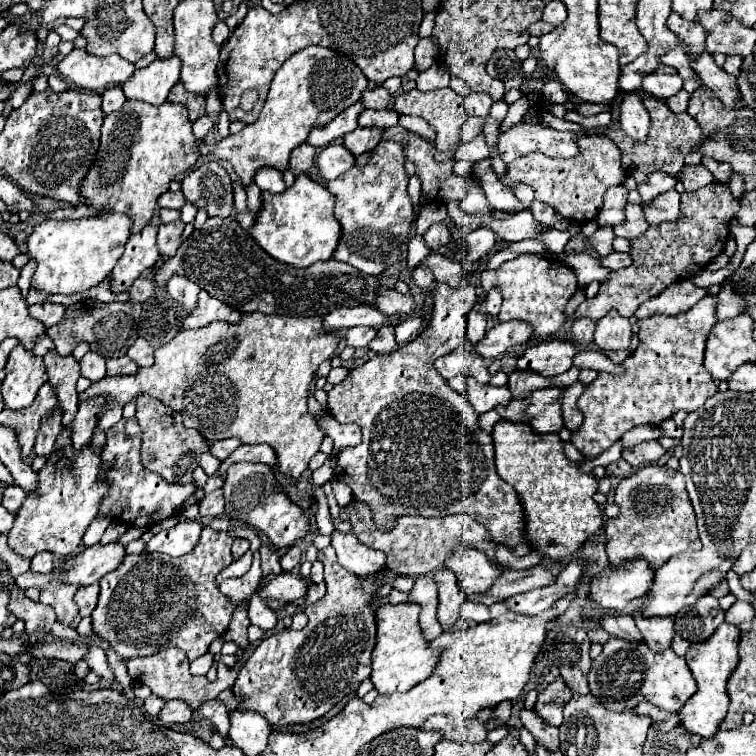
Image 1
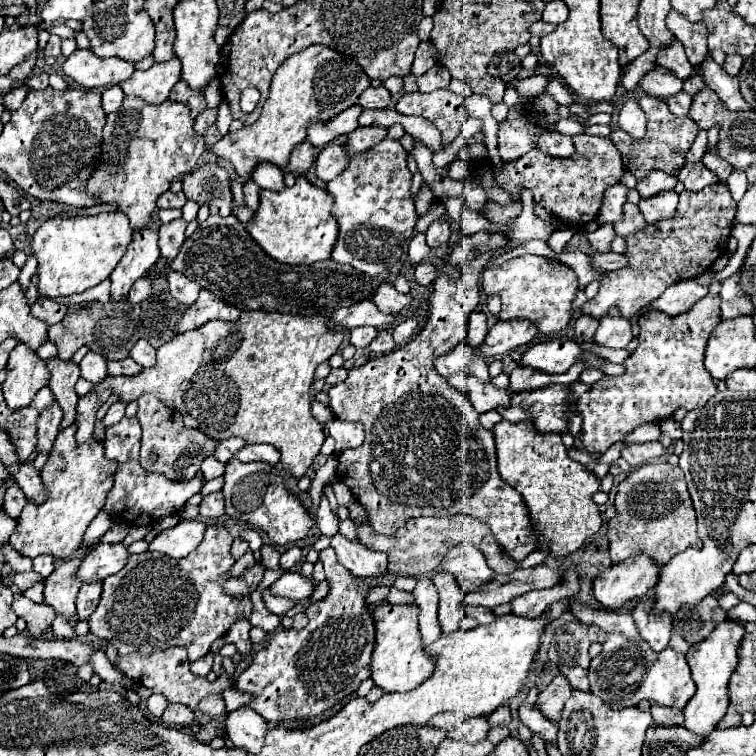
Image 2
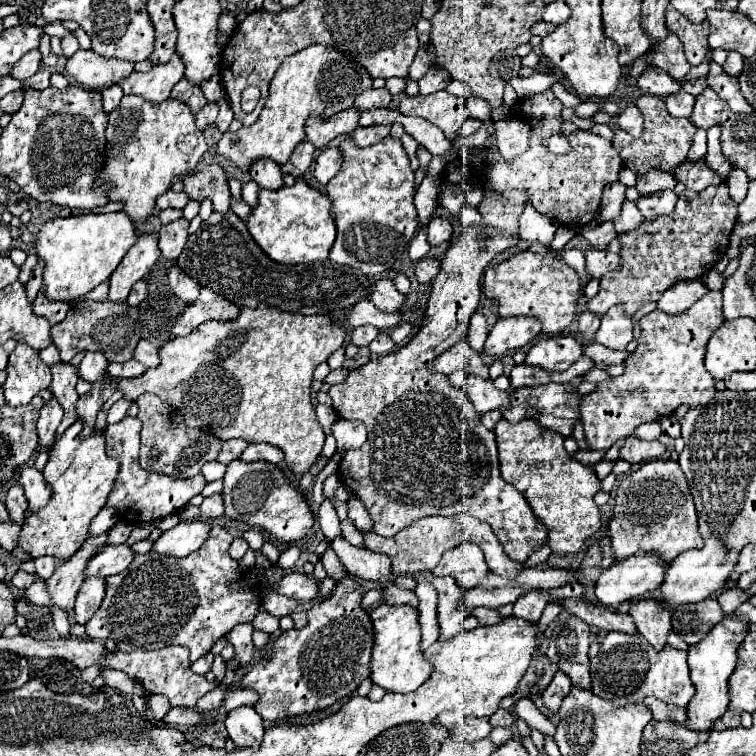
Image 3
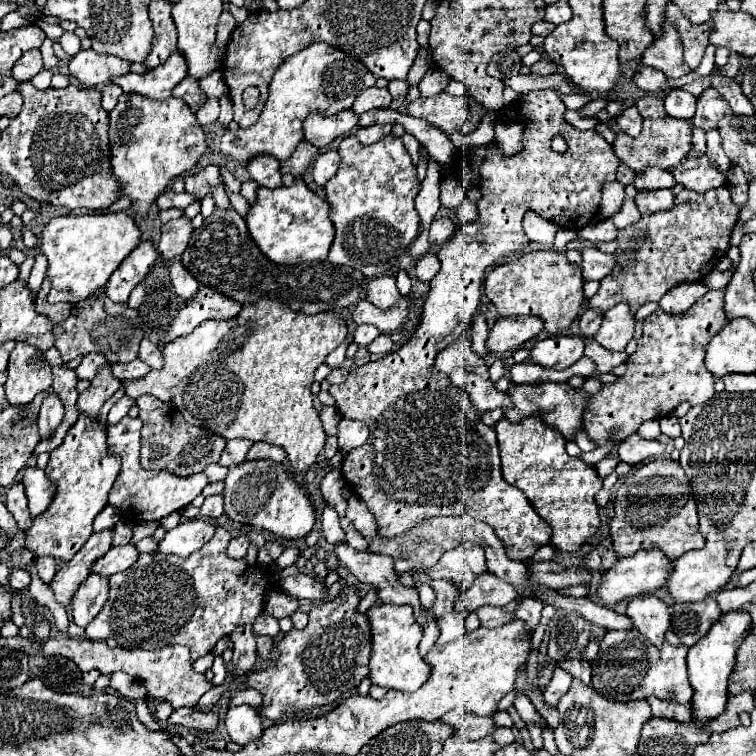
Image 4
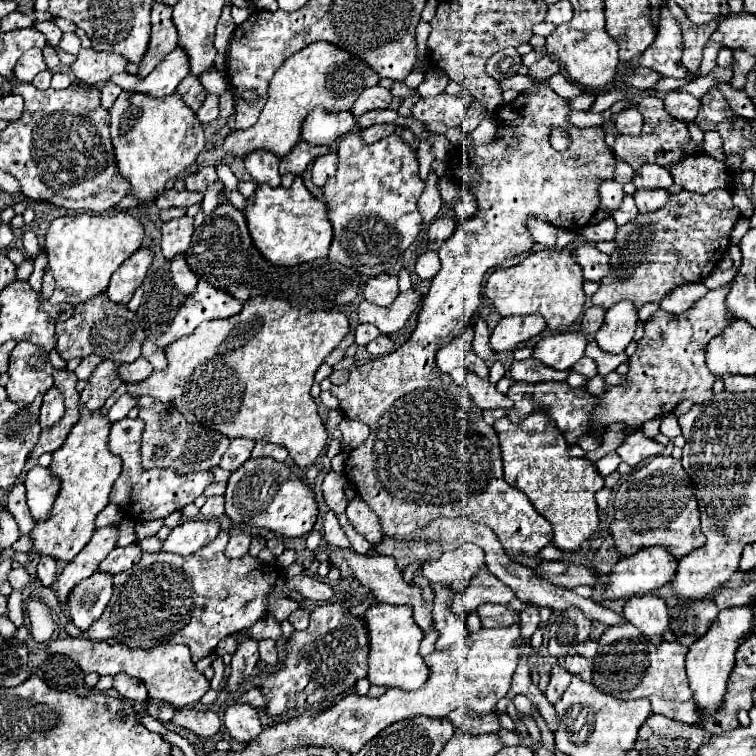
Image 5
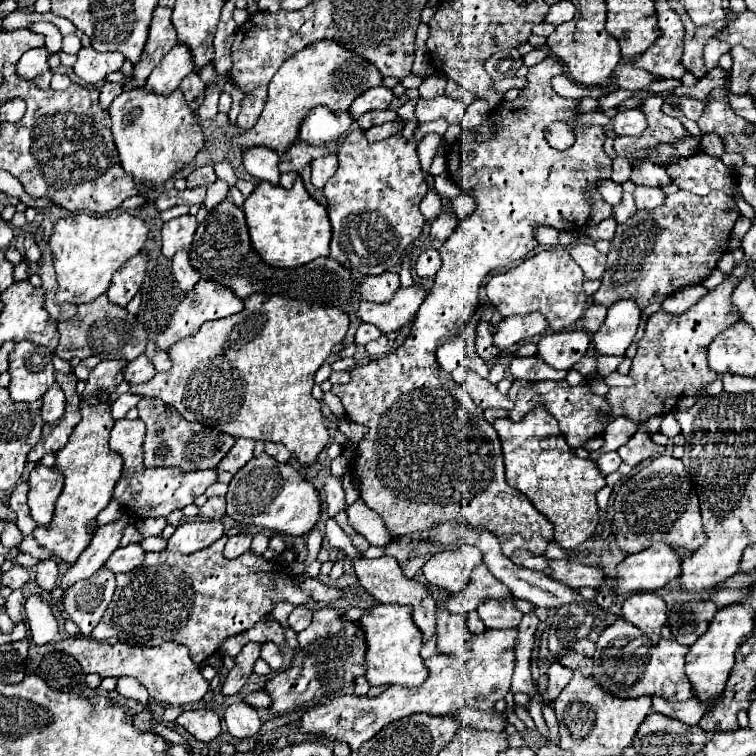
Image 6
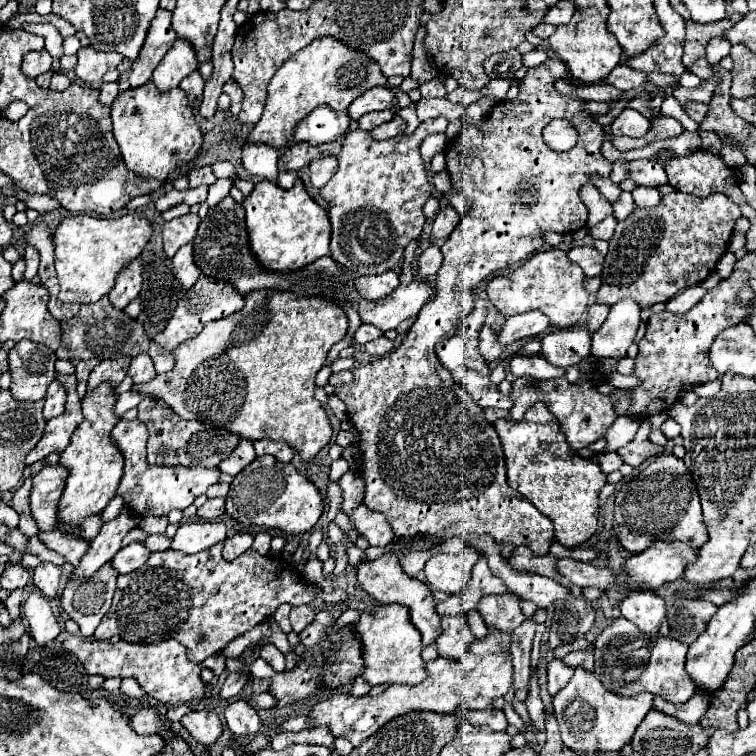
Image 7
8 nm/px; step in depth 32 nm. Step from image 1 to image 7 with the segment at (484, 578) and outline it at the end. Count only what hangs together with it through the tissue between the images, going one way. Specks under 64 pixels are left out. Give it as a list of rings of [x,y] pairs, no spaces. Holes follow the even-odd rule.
[[[466,546],[460,554],[434,554],[426,566],[424,574],[432,590],[458,594],[472,576],[472,568],[478,562],[480,552],[474,546]]]

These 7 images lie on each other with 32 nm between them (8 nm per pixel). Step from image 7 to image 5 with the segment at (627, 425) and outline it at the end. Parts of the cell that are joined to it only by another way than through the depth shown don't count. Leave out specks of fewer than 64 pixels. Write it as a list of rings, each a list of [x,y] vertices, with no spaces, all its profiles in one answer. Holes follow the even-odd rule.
[[[614,424],[614,426],[610,426],[610,430],[606,432],[606,438],[604,438],[604,444],[602,446],[598,446],[596,450],[592,450],[592,452],[588,452],[584,458],[588,458],[592,464],[594,462],[598,462],[602,456],[606,456],[608,452],[612,452],[612,450],[616,450],[622,442],[624,442],[624,434],[622,434],[622,424]]]

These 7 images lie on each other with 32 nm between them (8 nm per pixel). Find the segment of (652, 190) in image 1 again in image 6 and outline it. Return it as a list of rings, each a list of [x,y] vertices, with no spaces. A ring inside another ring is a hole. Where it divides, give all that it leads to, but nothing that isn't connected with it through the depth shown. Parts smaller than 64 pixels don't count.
[[[642,160],[638,162],[638,166],[632,170],[632,178],[630,178],[636,186],[668,186],[672,184],[668,172],[664,166],[660,164],[654,164],[654,162],[648,162],[648,160]]]

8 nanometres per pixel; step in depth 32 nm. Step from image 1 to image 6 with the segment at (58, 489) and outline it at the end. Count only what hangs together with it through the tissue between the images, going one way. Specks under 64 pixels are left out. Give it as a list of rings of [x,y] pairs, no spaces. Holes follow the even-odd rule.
[[[108,396],[100,400],[98,406],[82,402],[80,412],[82,420],[76,424],[72,436],[68,438],[68,444],[60,452],[56,452],[56,462],[52,466],[64,476],[64,488],[56,500],[54,518],[48,526],[38,526],[32,534],[42,548],[46,548],[68,564],[76,562],[80,552],[88,546],[88,540],[92,538],[88,524],[98,516],[100,510],[108,506],[114,492],[114,484],[122,472],[122,458],[114,454],[108,446],[108,434],[114,426],[108,408]]]

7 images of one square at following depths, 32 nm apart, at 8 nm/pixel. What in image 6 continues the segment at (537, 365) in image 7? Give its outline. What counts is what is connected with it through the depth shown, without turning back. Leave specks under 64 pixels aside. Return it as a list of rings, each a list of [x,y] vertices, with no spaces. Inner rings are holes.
[[[514,358],[510,364],[510,374],[516,380],[528,380],[528,382],[540,382],[540,380],[564,380],[566,372],[548,368],[540,358]]]

